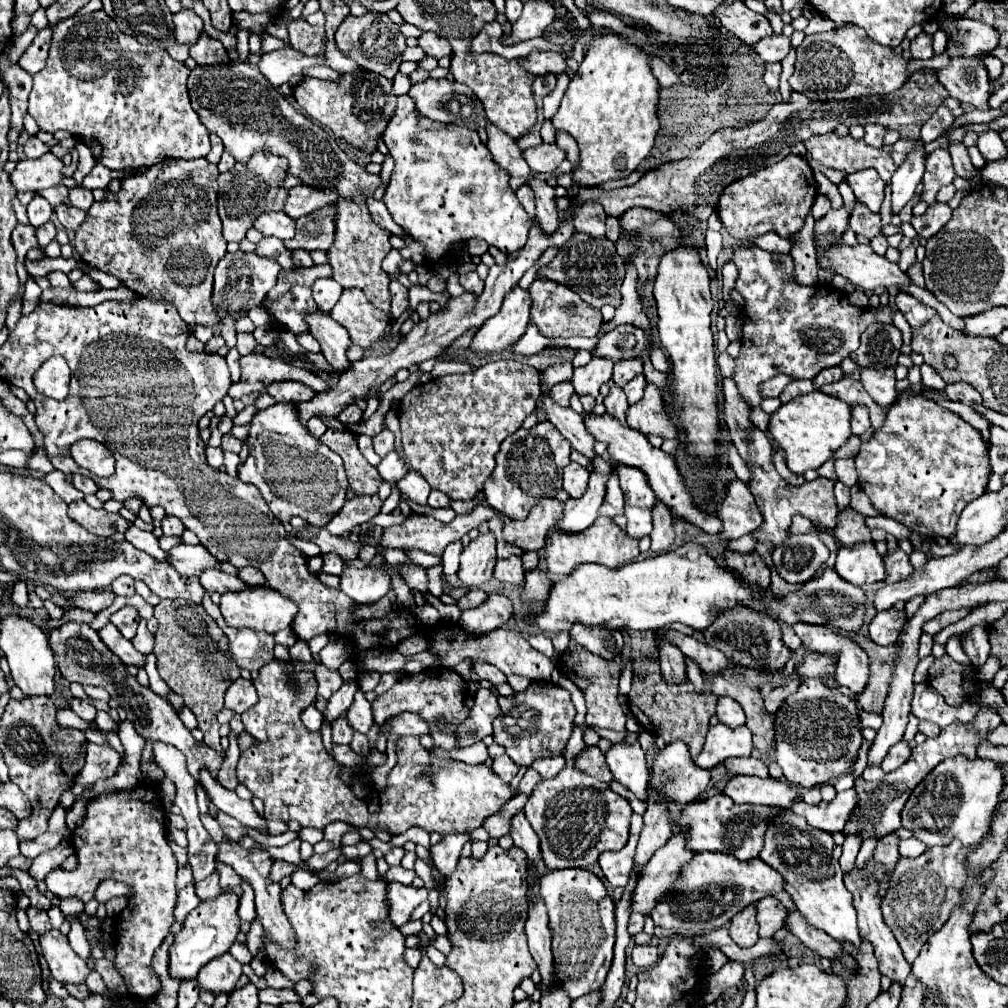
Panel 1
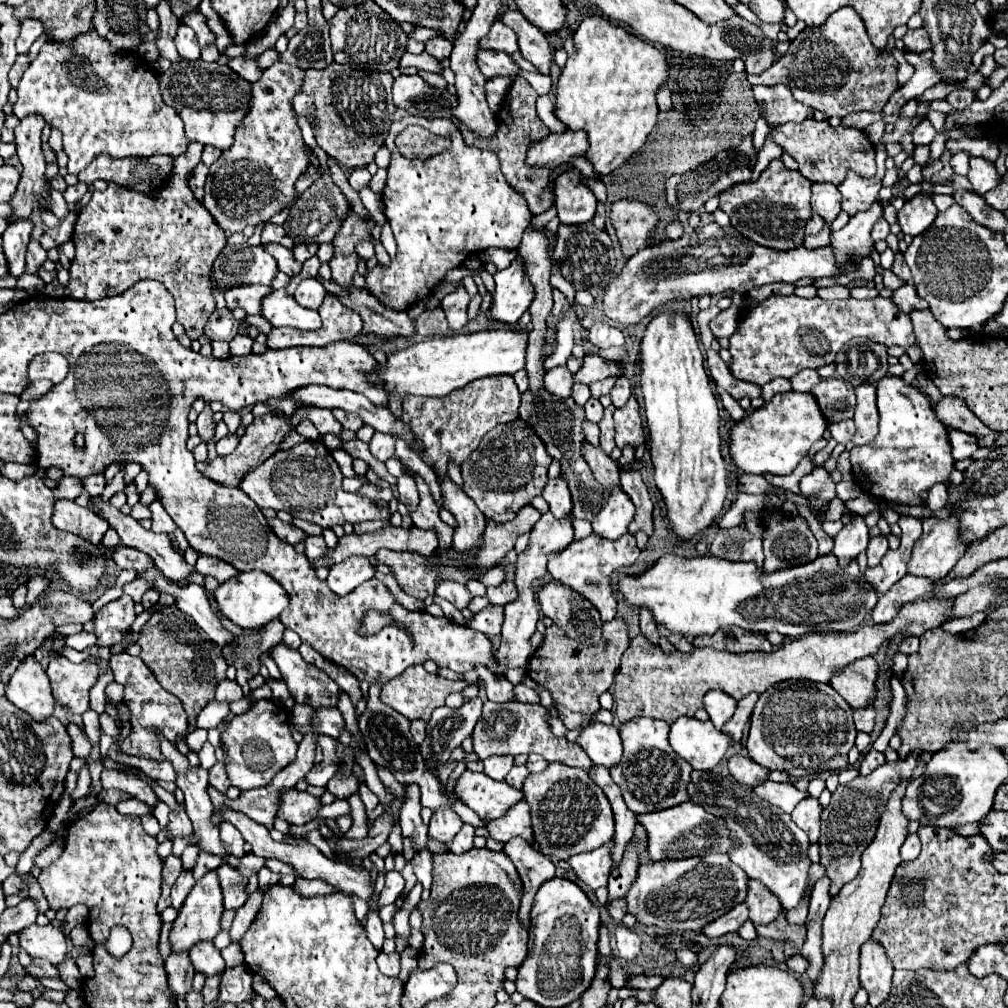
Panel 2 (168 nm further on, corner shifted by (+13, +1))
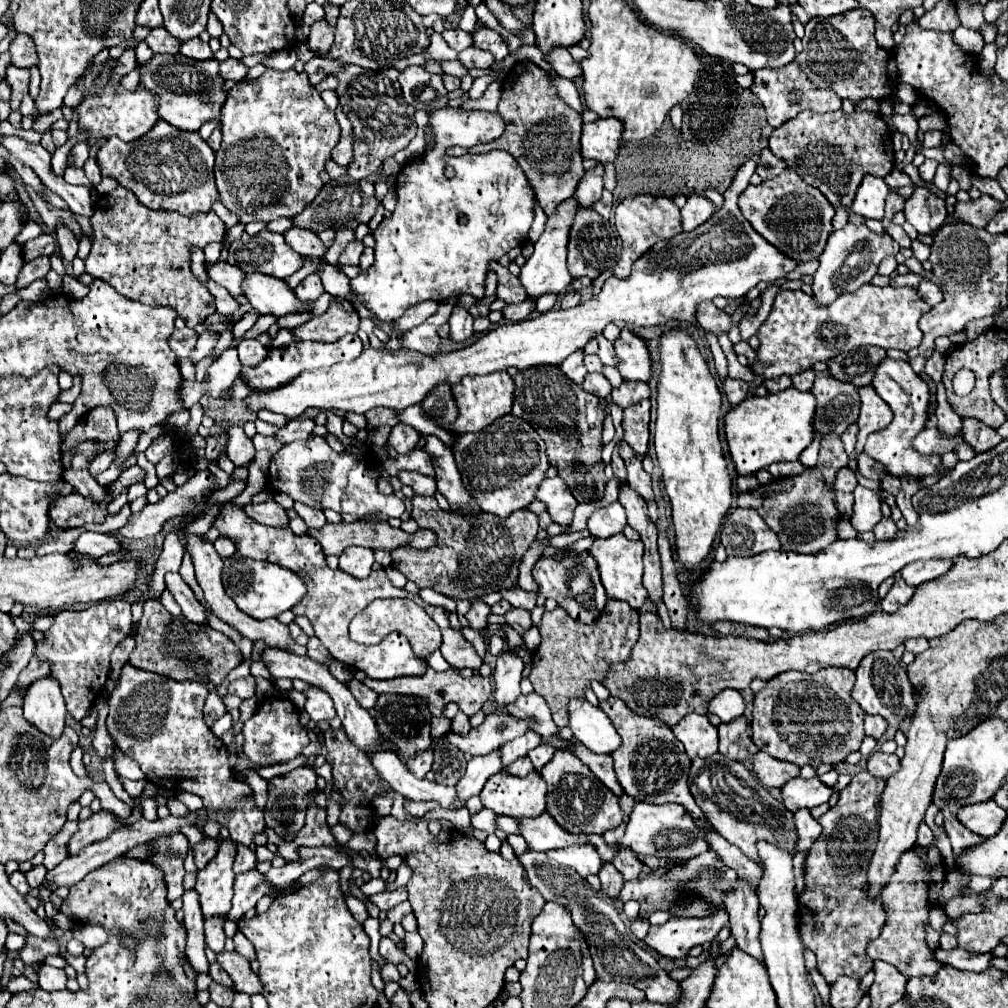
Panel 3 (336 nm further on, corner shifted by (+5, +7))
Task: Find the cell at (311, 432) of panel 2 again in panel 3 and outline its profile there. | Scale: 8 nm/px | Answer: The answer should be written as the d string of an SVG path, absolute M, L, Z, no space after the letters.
M301 415L301 417L295 417L291 419L283 429L279 429L275 433L275 439L279 443L291 443L291 441L297 441L297 439L305 439L311 435L315 427L315 419L313 417L307 417L307 415Z

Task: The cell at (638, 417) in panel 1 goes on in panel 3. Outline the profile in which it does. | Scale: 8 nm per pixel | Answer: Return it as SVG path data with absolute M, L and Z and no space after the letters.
M643 399L641 403L637 403L637 405L623 411L625 441L631 445L631 449L637 455L647 453L647 445L649 445L649 413L651 413L649 399Z

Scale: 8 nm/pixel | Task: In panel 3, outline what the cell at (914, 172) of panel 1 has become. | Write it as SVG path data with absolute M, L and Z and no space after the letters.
M847 223L843 229L833 231L823 255L819 257L819 269L813 275L813 297L817 299L817 305L829 305L843 293L853 293L861 285L869 283L871 277L877 273L879 263L889 257L897 255L899 245L889 235L877 235L867 225L853 225Z

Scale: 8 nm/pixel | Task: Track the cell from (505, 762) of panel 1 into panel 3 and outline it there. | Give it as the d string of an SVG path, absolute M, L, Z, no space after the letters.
M535 731L531 733L525 733L513 741L507 741L503 747L501 747L501 759L503 759L503 767L507 767L509 763L513 763L515 759L519 757L525 757L531 749L539 747L541 745L541 735L537 735Z

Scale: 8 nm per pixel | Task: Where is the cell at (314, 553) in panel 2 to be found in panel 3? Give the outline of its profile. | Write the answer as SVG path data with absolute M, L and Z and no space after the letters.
M299 501L295 503L295 511L297 511L297 515L307 523L307 527L321 527L321 525L325 525L327 523L327 519L325 519L325 515L323 515L323 511L321 509L313 509L313 507L307 507L307 505L301 505Z

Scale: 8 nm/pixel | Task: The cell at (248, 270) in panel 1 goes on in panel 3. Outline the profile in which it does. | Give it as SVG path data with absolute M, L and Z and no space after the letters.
M267 229L257 235L243 233L233 241L227 261L245 273L259 271L277 279L285 279L303 267L303 257L285 245L285 237Z

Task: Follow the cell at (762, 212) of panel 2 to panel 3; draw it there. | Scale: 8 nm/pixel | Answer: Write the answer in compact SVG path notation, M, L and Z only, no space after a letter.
M785 169L781 175L763 181L761 185L749 185L739 197L739 209L761 237L765 237L773 247L797 263L817 259L833 231L833 205L829 205L819 189L801 181L793 169Z

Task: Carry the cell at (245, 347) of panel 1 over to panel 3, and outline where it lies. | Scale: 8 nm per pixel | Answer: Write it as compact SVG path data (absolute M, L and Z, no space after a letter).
M243 339L237 345L241 365L257 365L257 361L263 361L267 357L267 349L257 339Z

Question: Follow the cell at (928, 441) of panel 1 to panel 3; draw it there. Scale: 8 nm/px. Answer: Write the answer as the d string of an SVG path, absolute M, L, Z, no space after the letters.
M885 357L885 361L881 361L881 365L877 367L877 373L873 375L871 385L877 391L877 395L891 407L895 417L893 417L893 421L887 429L871 433L867 437L865 453L869 457L877 459L891 475L897 475L897 477L901 473L909 473L909 475L921 479L923 475L935 473L941 465L939 455L921 455L911 447L911 439L921 429L925 429L925 423L927 423L927 407L929 407L929 387L927 387L927 383L923 379L919 379L919 375L915 375L909 361Z

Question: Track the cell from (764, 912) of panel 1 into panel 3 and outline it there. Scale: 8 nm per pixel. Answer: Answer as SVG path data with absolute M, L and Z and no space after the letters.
M723 909L705 919L671 917L663 925L653 925L643 941L659 955L679 959L685 957L691 947L713 941L727 921L729 917Z

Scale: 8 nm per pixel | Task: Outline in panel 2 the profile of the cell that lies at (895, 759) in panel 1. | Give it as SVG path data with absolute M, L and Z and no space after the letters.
M871 749L871 751L863 757L861 767L859 767L859 773L861 773L861 775L869 775L873 769L877 769L877 767L883 765L883 763L885 763L885 753Z

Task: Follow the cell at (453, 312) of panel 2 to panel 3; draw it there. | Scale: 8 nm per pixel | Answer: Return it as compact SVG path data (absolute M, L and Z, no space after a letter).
M455 307L449 317L449 337L453 341L465 341L471 335L473 335L473 317L463 307Z

